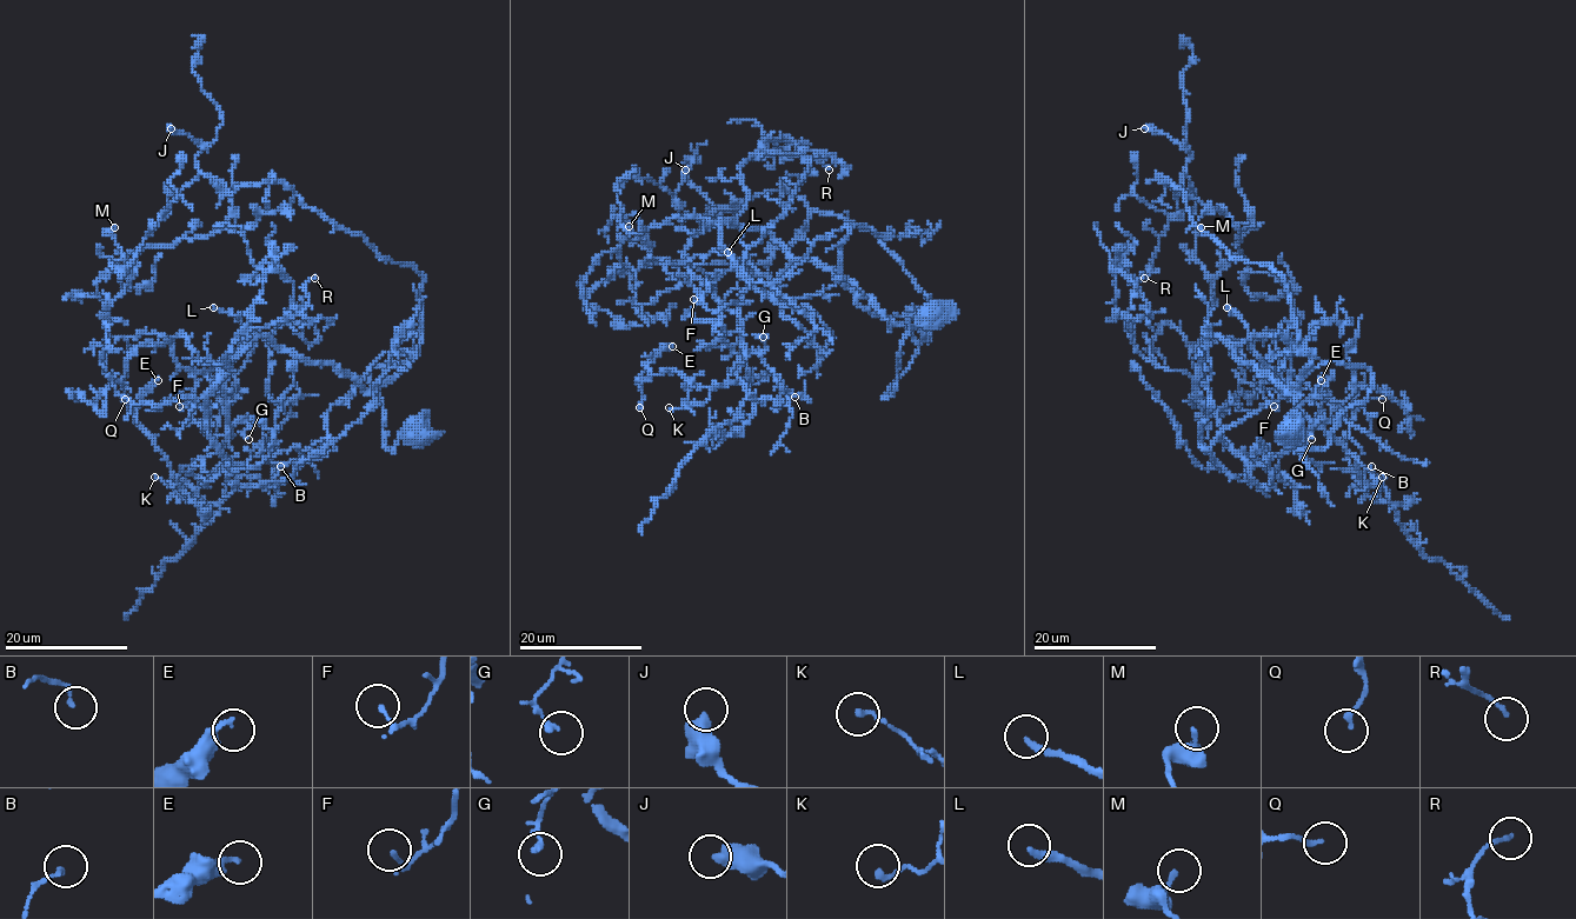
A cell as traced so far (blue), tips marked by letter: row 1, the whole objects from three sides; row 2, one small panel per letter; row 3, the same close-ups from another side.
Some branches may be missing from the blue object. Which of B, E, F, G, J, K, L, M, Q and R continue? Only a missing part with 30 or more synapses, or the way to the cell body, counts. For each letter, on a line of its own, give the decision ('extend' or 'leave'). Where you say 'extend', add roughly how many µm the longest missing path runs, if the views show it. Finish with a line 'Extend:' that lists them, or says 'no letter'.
B: leave
E: leave
F: leave
G: leave
J: leave
K: leave
L: extend; about 30 µm are missing
M: leave
Q: leave
R: leave
Extend: L

